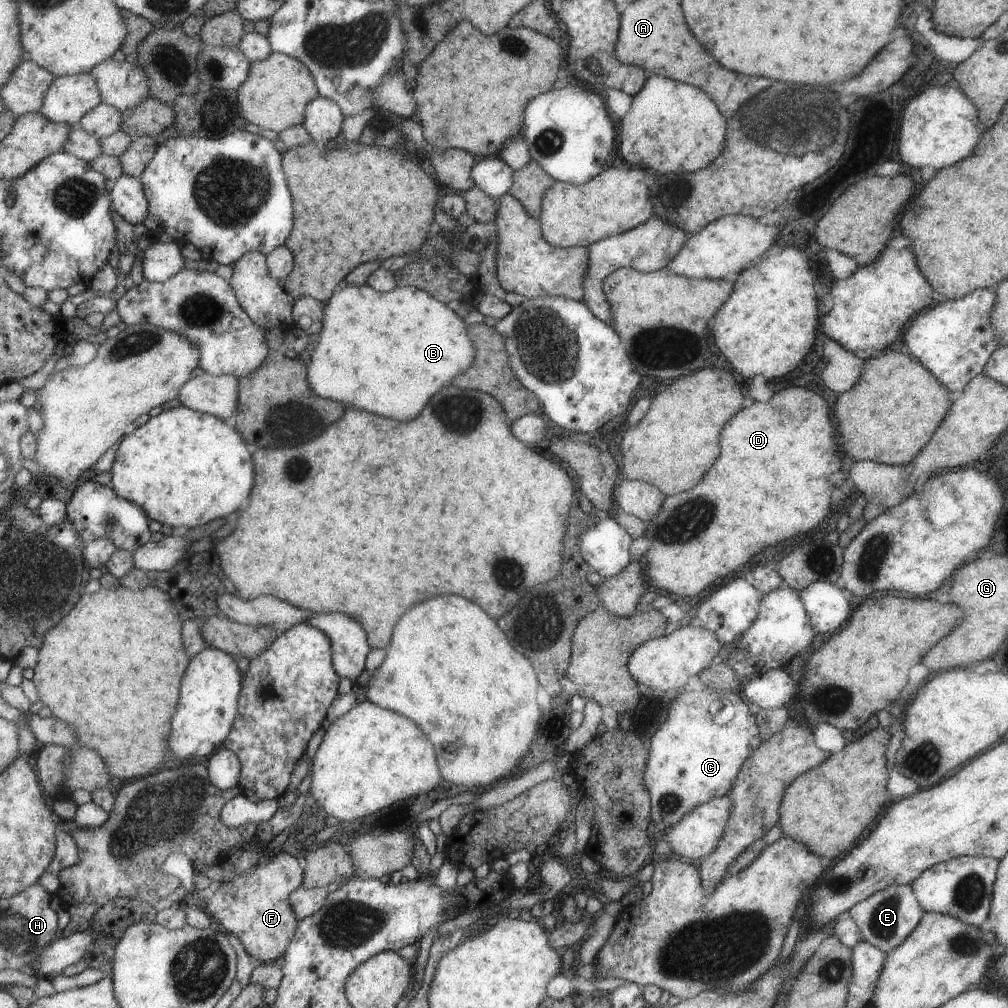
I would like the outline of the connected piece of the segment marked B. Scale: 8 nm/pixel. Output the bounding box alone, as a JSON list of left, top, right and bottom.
[308,286,475,420]

